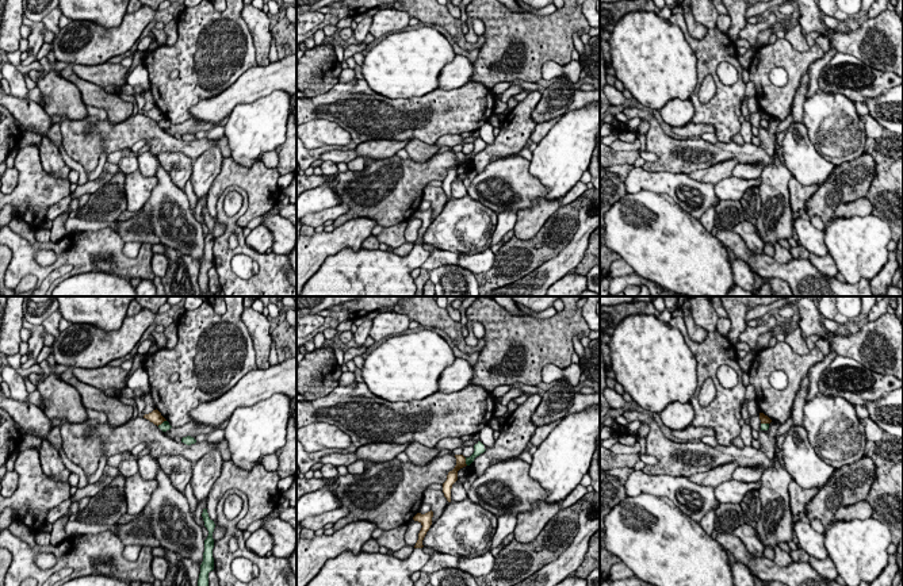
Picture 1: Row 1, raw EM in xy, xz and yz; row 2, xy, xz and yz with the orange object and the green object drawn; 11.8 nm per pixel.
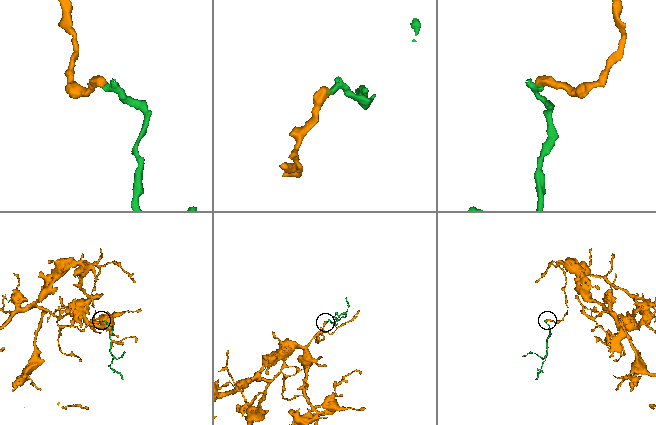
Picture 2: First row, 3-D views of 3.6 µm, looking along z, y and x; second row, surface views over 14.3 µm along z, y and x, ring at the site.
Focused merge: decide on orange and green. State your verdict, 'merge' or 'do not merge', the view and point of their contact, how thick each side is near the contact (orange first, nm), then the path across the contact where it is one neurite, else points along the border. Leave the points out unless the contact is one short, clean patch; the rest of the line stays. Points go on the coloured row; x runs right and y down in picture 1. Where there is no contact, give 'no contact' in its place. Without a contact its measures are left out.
do not merge; meets orange in xz at (465, 462); 130 nm thick on the orange side, 100 nm on the other; border along xz (465, 458), (467, 464)

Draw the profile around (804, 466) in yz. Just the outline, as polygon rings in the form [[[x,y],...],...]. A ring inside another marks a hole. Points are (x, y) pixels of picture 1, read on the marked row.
[[[789,426],[783,443],[783,460],[791,478],[806,489],[822,489],[835,470],[815,453],[804,426]]]

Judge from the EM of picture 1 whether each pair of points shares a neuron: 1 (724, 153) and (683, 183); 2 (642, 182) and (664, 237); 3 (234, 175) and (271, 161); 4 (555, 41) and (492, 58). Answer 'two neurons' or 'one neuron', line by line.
1: two neurons
2: two neurons
3: two neurons
4: one neuron

